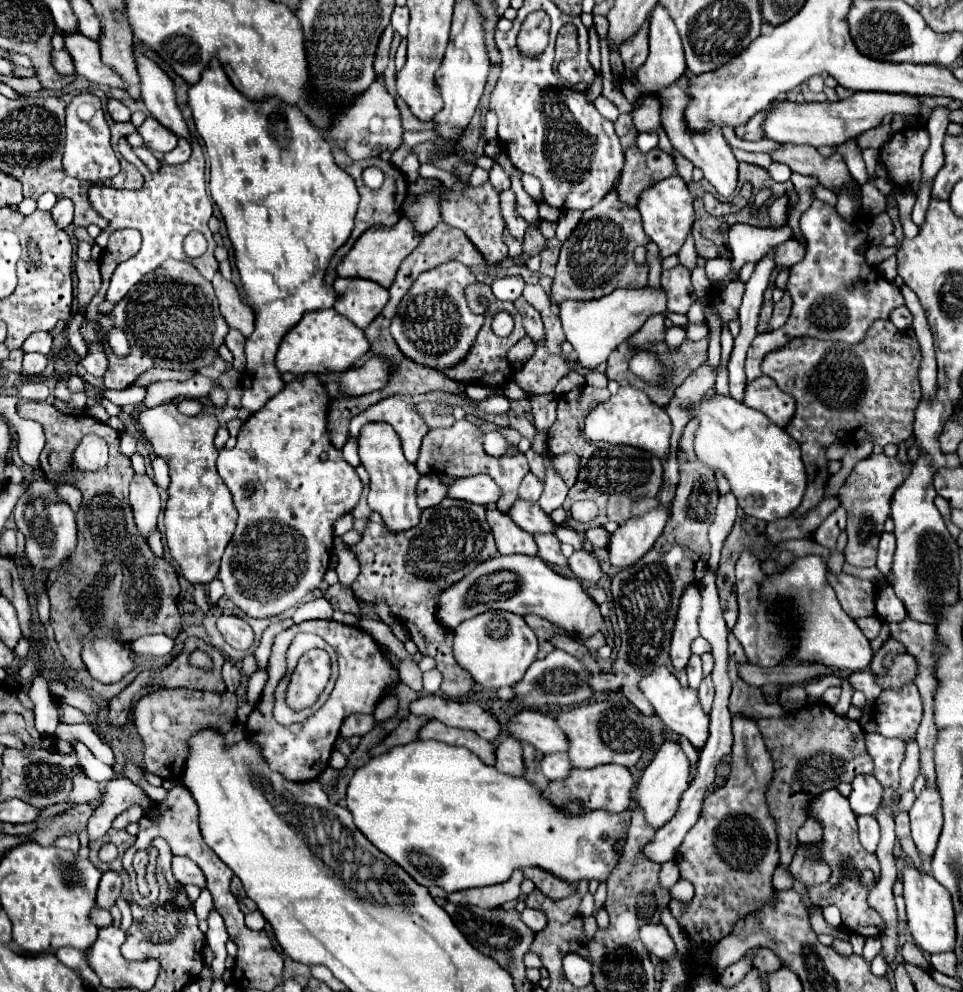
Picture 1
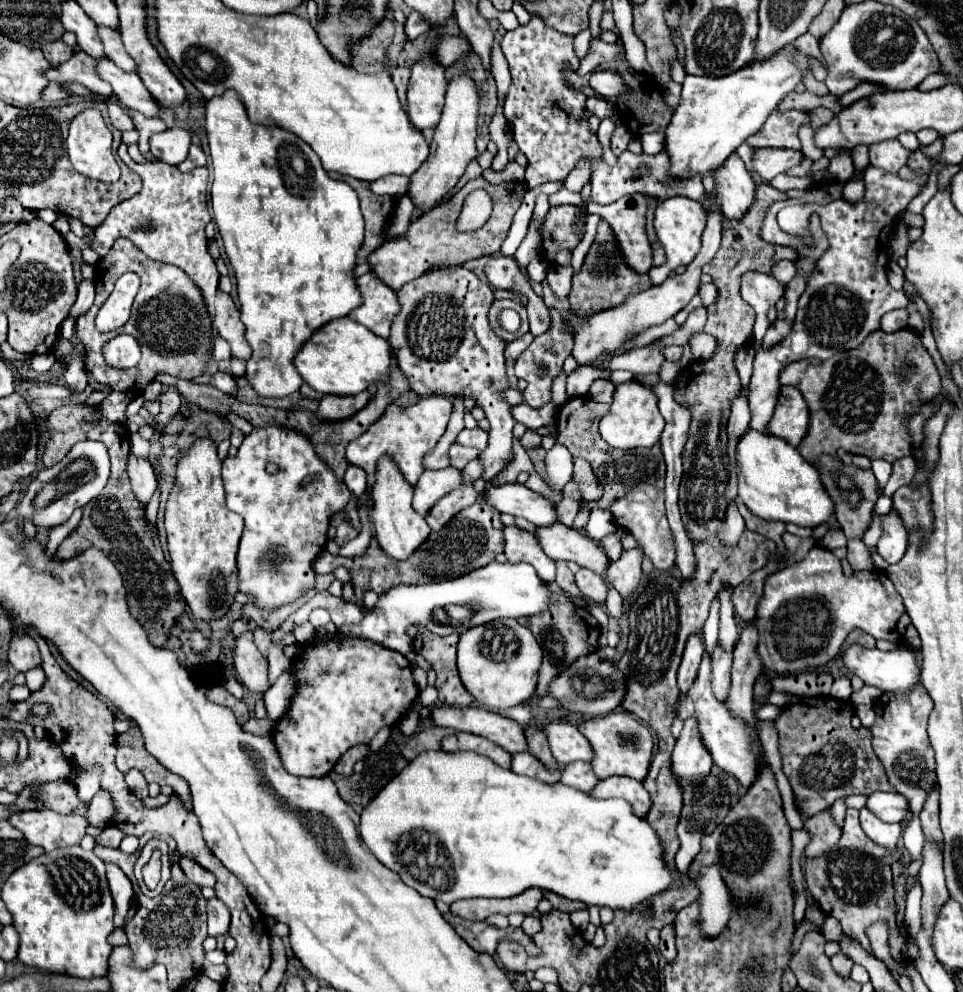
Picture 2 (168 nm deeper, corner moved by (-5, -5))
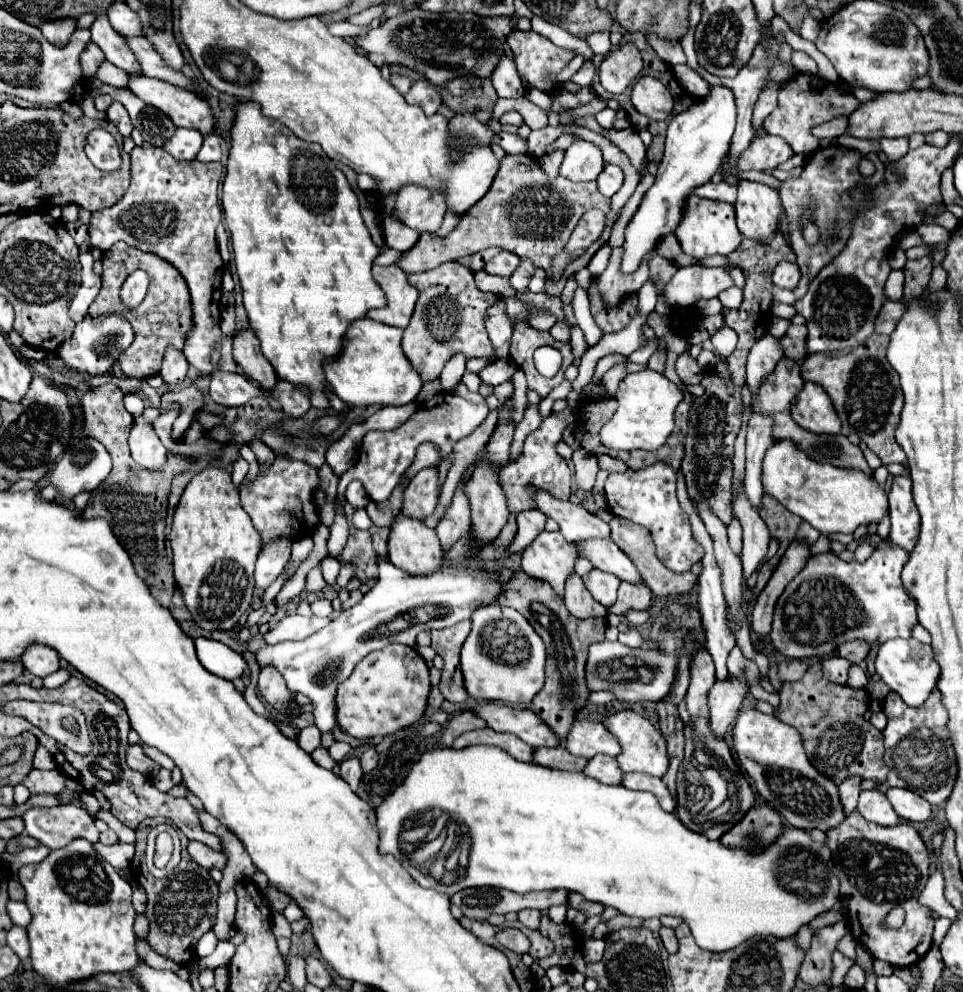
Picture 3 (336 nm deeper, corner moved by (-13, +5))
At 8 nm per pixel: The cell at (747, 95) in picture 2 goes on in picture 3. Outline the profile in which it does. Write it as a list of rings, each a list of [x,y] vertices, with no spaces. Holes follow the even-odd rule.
[[[713,85],[707,97],[703,97],[699,103],[695,103],[683,113],[677,113],[671,119],[667,129],[665,155],[659,163],[655,183],[645,193],[645,199],[641,201],[637,213],[625,229],[625,255],[621,265],[623,273],[633,273],[639,267],[643,255],[653,251],[663,235],[673,233],[673,227],[677,227],[681,219],[681,207],[685,205],[685,199],[691,195],[691,189],[709,181],[713,173],[719,171],[731,145],[735,125],[737,103],[733,91],[725,85]]]

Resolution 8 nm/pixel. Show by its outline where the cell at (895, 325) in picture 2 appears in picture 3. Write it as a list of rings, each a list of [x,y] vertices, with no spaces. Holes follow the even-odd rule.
[[[887,301],[885,307],[881,309],[881,315],[877,317],[877,327],[875,333],[891,335],[899,323],[899,319],[905,313],[905,303],[903,301]]]

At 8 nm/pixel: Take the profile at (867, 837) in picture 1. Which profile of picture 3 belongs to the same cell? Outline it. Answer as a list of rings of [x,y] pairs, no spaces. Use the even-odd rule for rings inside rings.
[[[875,789],[873,791],[863,791],[859,795],[857,809],[871,823],[877,823],[877,825],[883,825],[883,827],[893,827],[893,825],[899,823],[899,817],[893,811],[891,803],[885,799],[885,795],[877,793]]]

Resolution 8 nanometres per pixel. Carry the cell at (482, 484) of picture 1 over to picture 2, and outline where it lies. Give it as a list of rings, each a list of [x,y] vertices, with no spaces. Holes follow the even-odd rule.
[[[505,483],[499,487],[491,487],[487,491],[485,503],[493,505],[501,513],[523,517],[537,527],[549,527],[559,521],[555,505],[549,499],[519,483]]]

